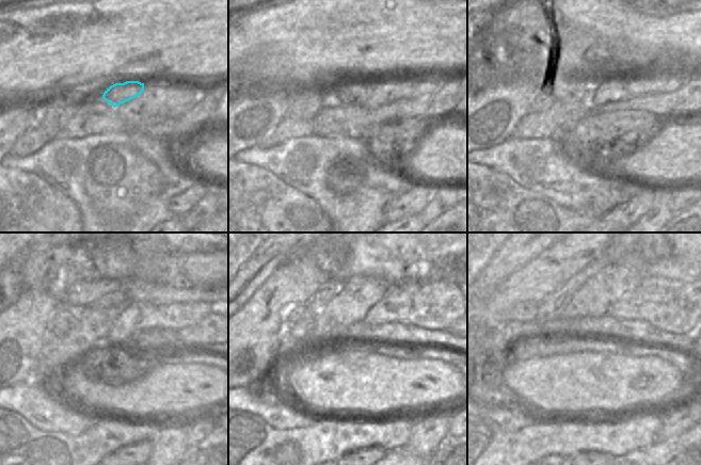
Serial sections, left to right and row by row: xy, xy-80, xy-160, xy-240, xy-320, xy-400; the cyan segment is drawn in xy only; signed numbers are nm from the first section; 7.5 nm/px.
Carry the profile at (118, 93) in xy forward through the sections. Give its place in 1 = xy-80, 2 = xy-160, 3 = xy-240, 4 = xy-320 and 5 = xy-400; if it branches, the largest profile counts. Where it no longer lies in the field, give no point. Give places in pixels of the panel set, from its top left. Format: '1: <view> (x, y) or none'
1: xy-80 (355, 93)
2: xy-160 (578, 91)
3: xy-240 (64, 318)
4: xy-320 (289, 315)
5: xy-400 (525, 311)

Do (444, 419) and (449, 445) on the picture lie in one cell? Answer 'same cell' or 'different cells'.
different cells

